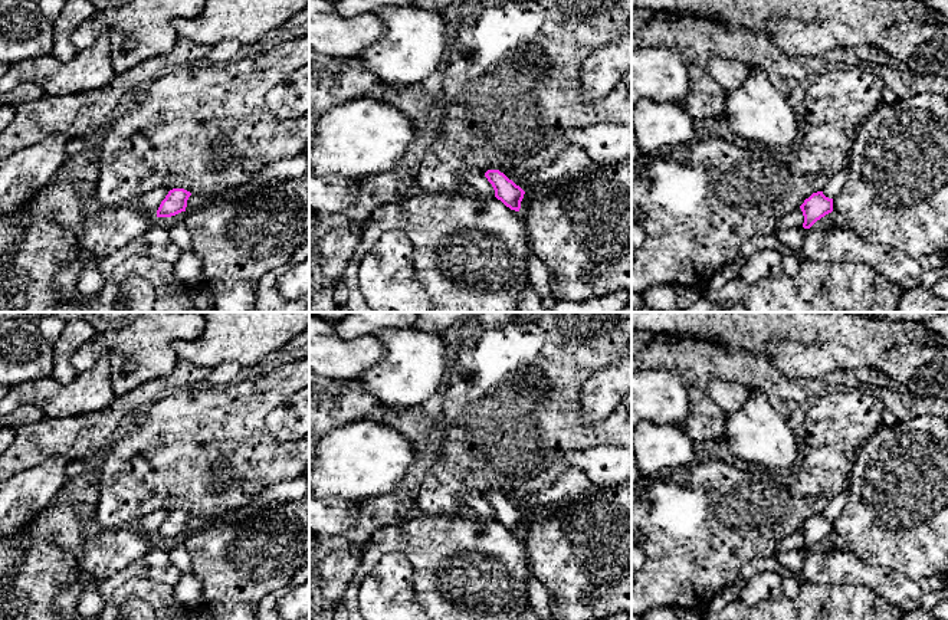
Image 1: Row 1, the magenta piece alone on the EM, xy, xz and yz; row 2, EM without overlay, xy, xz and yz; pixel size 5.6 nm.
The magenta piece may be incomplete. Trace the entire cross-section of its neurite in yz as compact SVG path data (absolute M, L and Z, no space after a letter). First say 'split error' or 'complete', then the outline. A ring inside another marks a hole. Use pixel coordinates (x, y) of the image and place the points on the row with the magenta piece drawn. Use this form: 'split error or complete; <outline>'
complete; M823 191L813 193L800 206L804 216L804 229L810 229L817 220L833 211L833 199L829 199Z

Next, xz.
complete; M488 170L485 177L495 190L495 197L511 210L519 211L525 191L499 170Z

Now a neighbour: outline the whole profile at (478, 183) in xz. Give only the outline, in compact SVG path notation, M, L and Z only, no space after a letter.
M465 171L462 174L462 180L470 191L475 191L488 197L495 197L495 190L485 175Z

